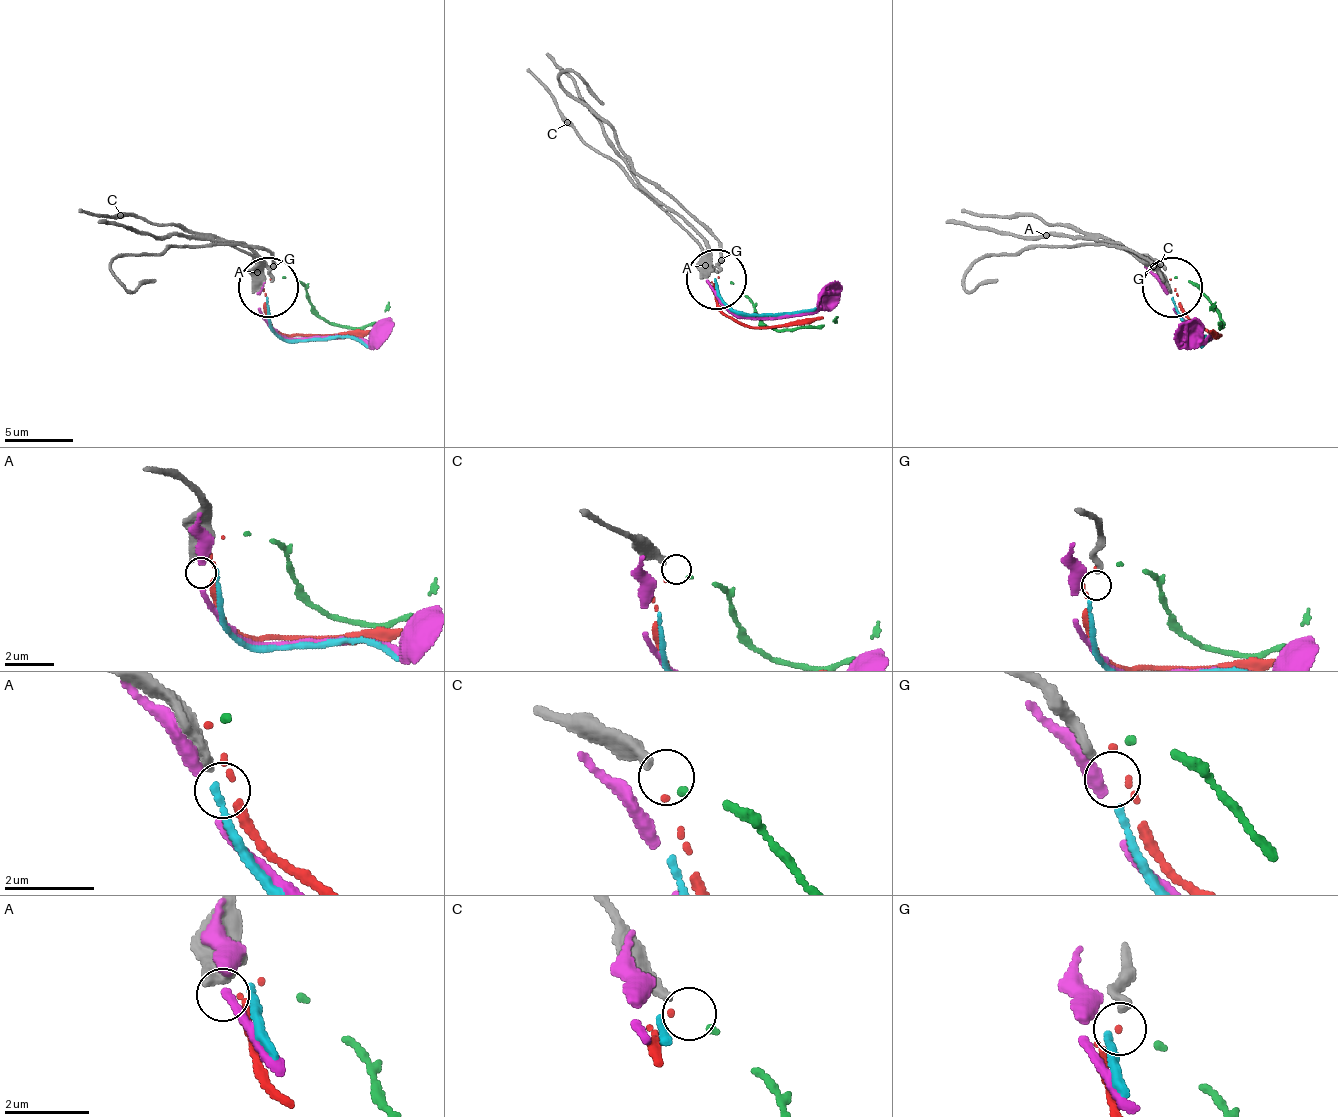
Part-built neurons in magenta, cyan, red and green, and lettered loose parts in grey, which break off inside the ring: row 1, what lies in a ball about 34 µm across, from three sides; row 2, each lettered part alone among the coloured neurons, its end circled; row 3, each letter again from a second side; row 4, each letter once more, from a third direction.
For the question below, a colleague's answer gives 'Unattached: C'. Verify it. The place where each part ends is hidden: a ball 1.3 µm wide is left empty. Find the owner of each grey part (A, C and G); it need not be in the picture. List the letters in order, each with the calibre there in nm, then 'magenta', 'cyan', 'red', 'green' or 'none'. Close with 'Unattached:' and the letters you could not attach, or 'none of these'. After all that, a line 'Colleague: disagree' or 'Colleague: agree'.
A: 360 nm thick; none
C: 300 nm thick; green
G: 200 nm thick; cyan
Unattached: A
Colleague: disagree

